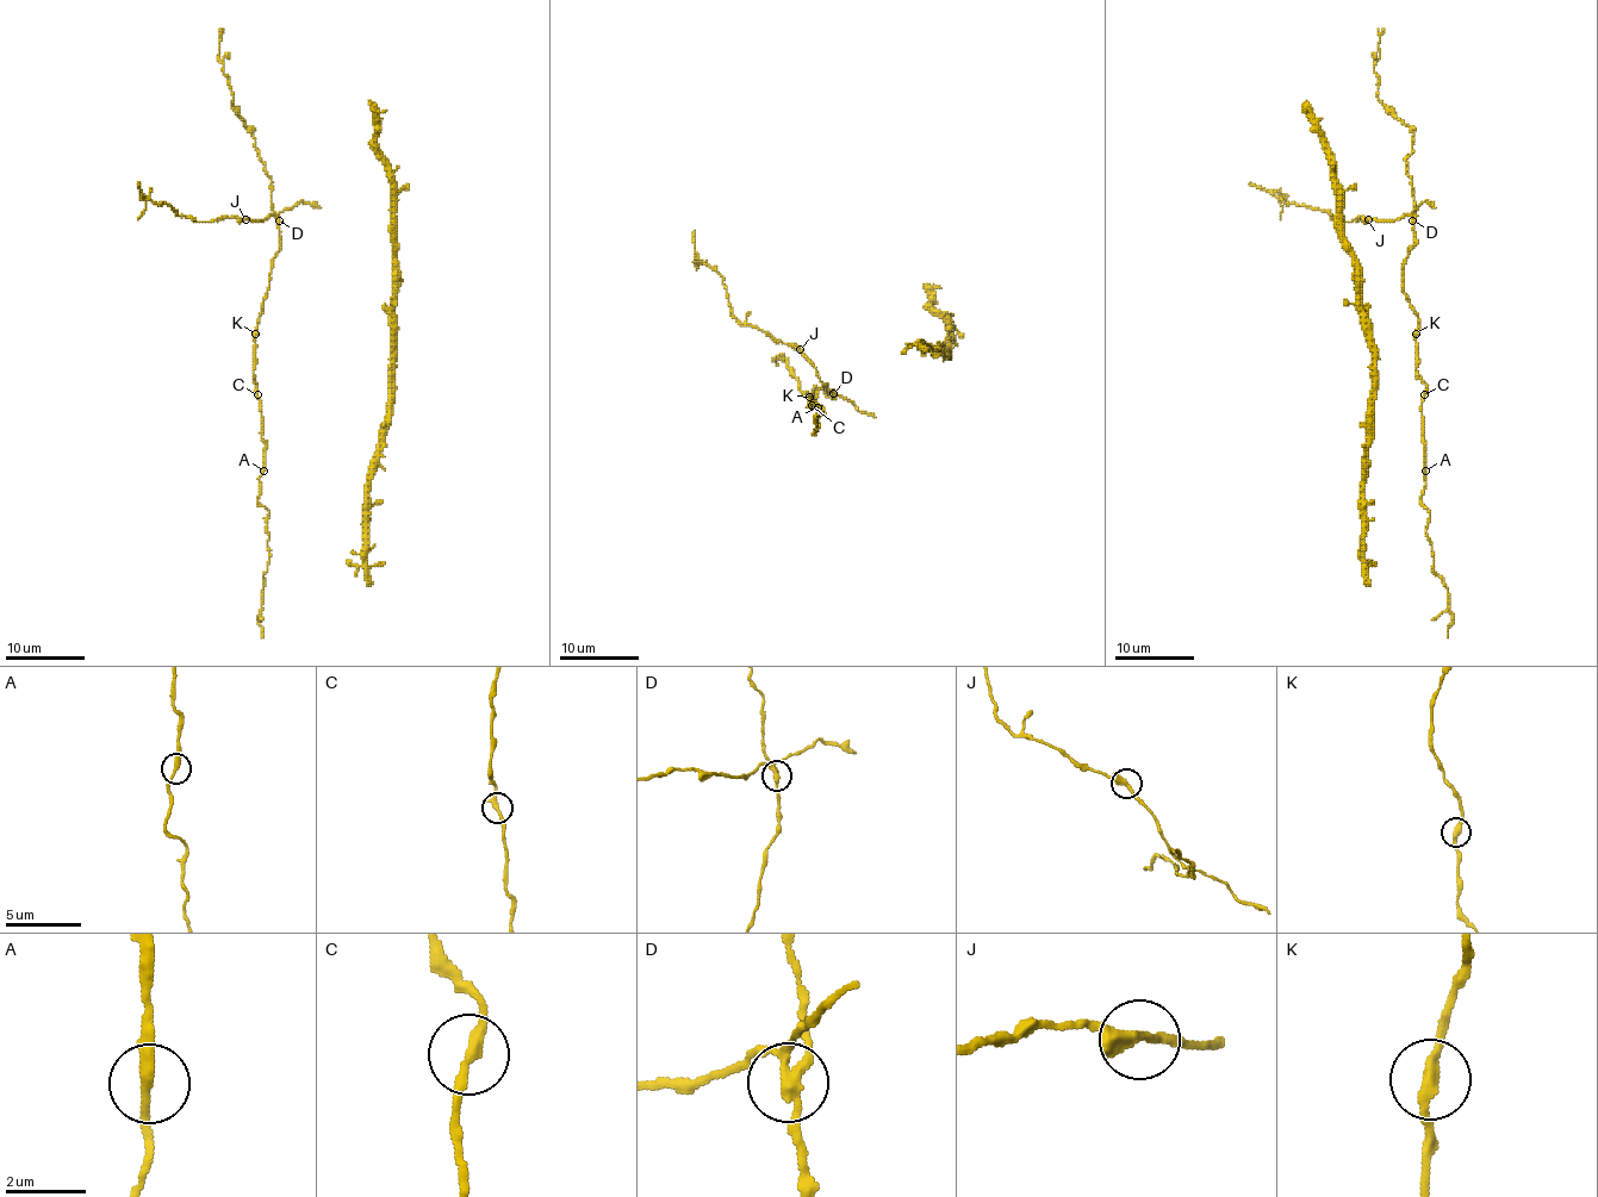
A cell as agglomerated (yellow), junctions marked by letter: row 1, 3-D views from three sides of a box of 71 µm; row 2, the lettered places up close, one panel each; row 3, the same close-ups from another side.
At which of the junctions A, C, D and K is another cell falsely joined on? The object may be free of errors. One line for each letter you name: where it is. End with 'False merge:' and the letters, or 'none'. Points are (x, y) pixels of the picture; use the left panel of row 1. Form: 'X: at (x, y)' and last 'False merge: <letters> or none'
D: at (279, 220)
False merge: D

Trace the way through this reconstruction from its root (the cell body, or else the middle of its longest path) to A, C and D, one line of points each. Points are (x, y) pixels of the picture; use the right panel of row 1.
A: (1431, 548), (1425, 532), (1430, 512), (1422, 504), (1425, 471)
C: (1431, 548), (1425, 532), (1430, 512), (1422, 504), (1425, 484), (1424, 394)
D: (1431, 548), (1425, 532), (1430, 512), (1422, 504), (1425, 382), (1416, 369), (1418, 313), (1404, 291), (1412, 219)

